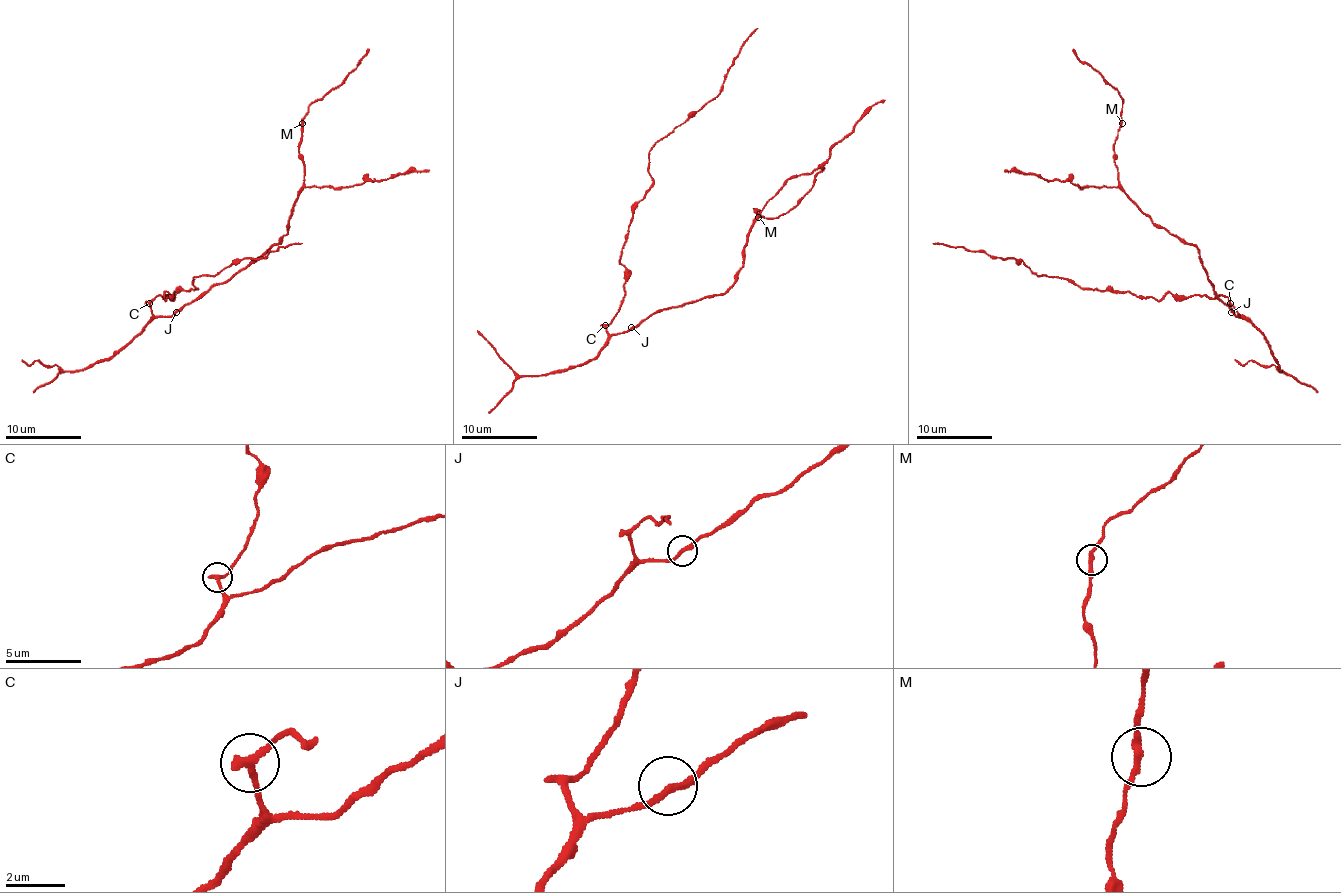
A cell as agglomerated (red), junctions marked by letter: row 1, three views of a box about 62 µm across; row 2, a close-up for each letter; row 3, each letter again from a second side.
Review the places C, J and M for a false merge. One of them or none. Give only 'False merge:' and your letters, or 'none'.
False merge: C

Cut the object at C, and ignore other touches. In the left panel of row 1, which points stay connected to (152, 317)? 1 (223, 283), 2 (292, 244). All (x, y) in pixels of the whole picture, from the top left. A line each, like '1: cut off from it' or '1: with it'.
1: with it
2: cut off from it

